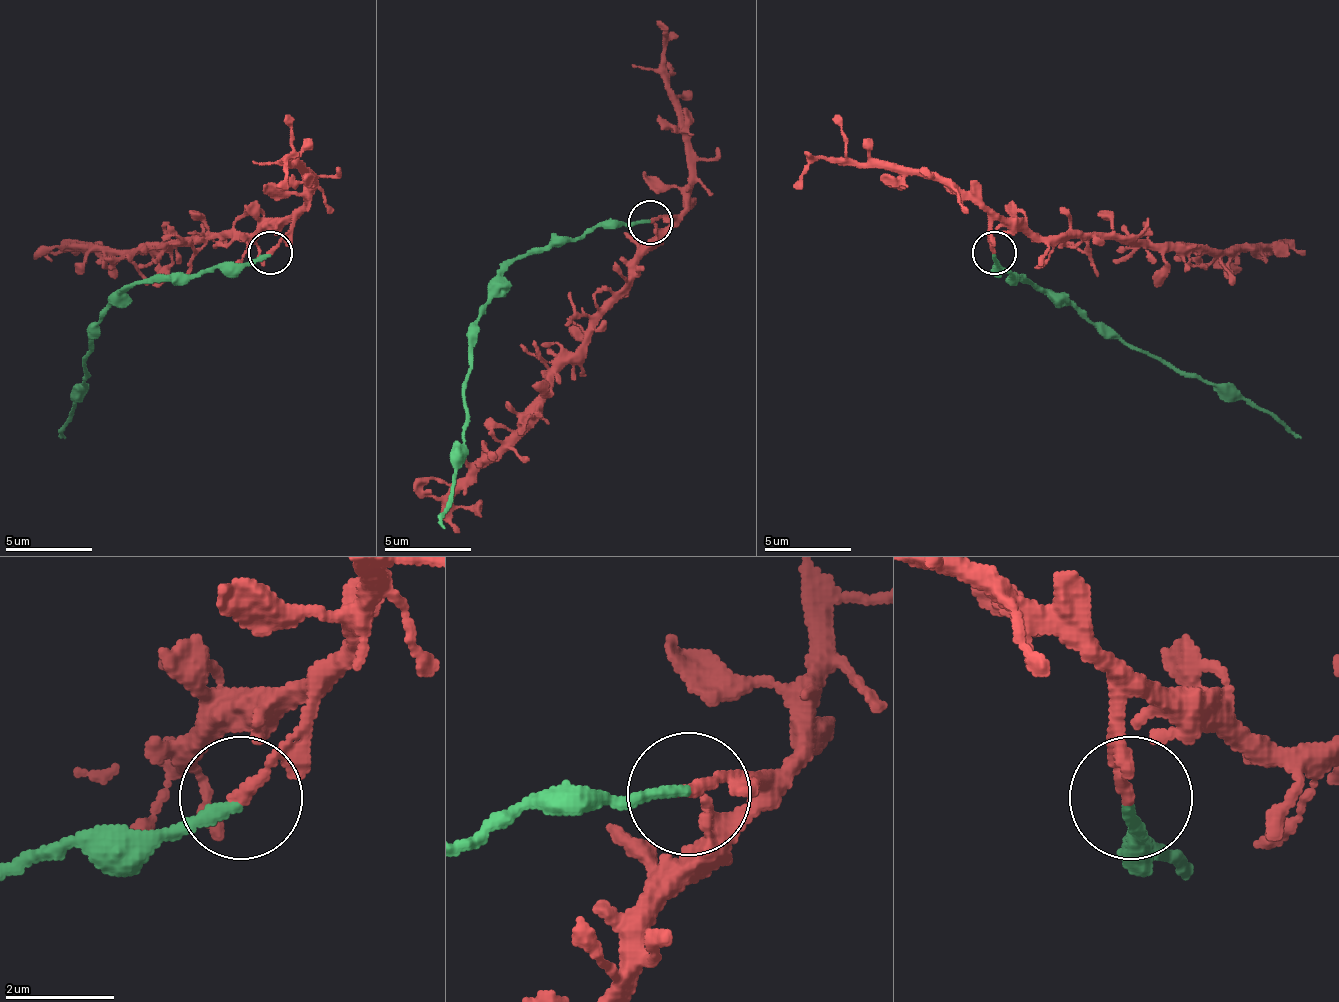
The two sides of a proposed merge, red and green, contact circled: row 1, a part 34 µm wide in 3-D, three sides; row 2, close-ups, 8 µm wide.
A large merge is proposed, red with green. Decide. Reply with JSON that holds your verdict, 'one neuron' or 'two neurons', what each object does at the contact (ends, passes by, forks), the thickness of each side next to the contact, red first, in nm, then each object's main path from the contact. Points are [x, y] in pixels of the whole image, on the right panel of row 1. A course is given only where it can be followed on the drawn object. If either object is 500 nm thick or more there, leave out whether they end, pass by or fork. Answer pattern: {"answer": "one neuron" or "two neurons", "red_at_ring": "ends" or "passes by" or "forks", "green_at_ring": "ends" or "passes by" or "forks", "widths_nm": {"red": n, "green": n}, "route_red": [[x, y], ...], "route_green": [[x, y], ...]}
{"answer": "two neurons", "red_at_ring": "ends", "green_at_ring": "ends", "widths_nm": {"red": 200, "green": 200}, "route_red": [[995, 251], [995, 238], [1022, 229], [1052, 238], [1170, 243], [1214, 251], [1271, 247], [1280, 243], [1289, 256]], "route_green": [[995, 256], [995, 264], [1009, 273], [1039, 291], [1061, 295], [1188, 374], [1232, 383], [1302, 440]]}

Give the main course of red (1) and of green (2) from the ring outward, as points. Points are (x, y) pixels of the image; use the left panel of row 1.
1: (269, 251), (282, 238), (269, 229), (256, 238), (168, 243), (129, 251), (72, 247), (90, 243), (103, 256)
2: (269, 256), (217, 264), (199, 273), (147, 278), (129, 291), (94, 326), (85, 383), (63, 440)

